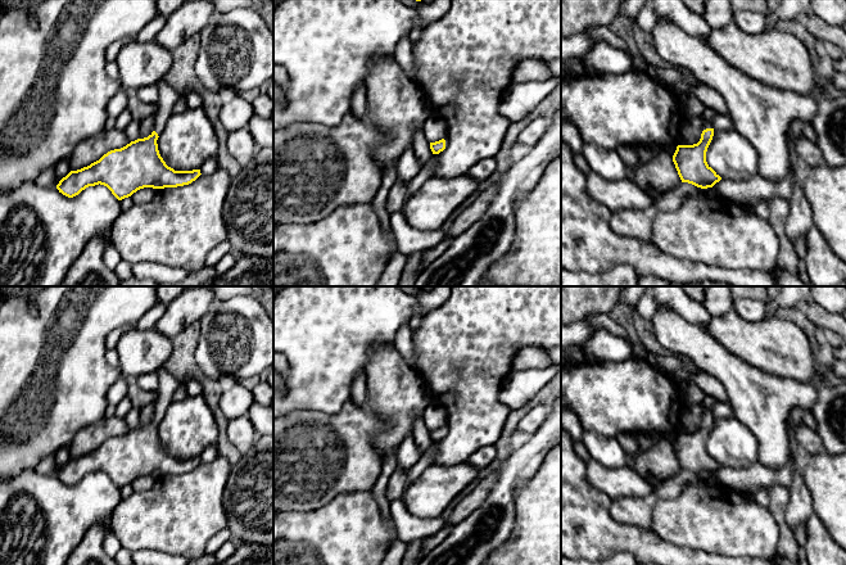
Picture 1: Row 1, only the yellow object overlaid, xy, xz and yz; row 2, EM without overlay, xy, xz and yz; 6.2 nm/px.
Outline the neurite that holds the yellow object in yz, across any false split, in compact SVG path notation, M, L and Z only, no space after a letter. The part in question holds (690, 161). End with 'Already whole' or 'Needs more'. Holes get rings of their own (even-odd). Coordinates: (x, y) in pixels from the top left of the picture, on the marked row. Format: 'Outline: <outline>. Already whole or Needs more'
Outline: M705 122L701 139L693 145L678 145L673 162L682 182L692 184L701 189L712 187L721 177L707 164L706 152L714 136L714 126Z. Needs more

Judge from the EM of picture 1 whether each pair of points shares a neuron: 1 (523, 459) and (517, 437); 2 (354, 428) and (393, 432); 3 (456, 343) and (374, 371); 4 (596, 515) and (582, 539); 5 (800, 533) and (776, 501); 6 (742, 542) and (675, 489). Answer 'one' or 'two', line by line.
1: two
2: two
3: two
4: one
5: two
6: two

